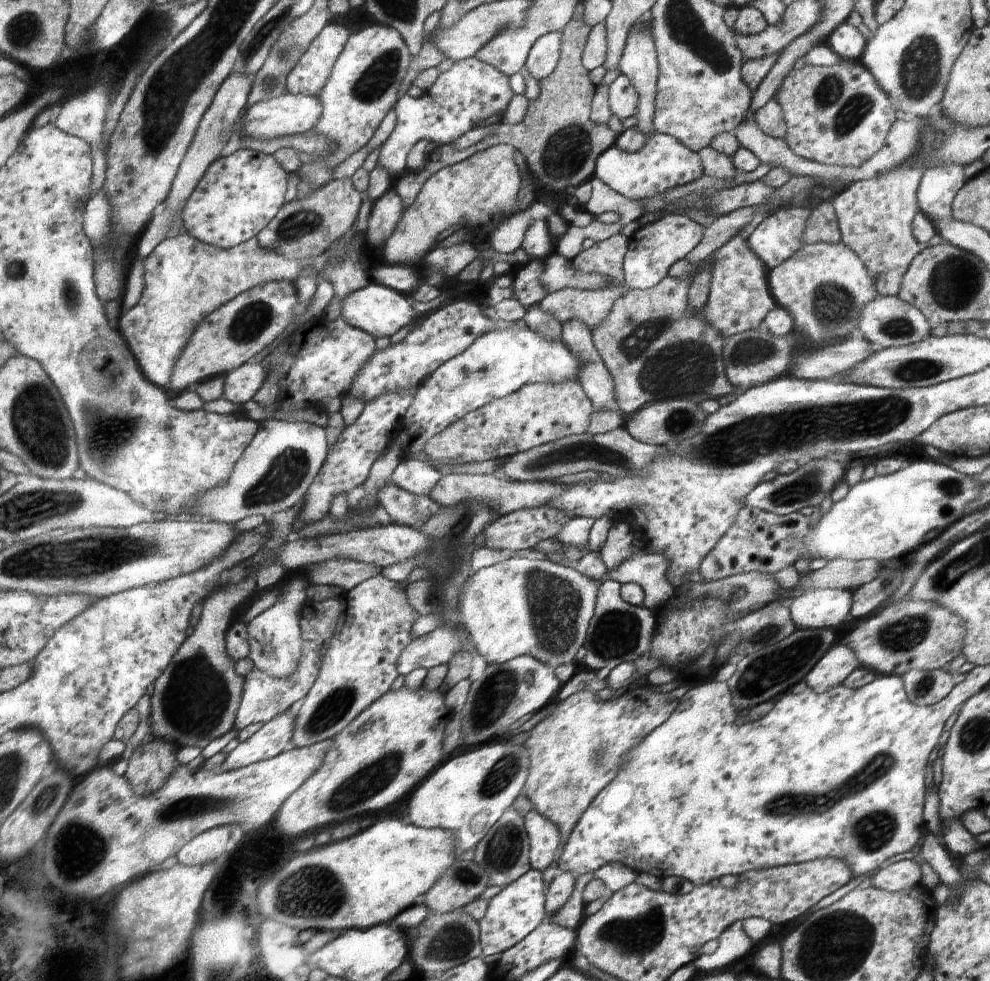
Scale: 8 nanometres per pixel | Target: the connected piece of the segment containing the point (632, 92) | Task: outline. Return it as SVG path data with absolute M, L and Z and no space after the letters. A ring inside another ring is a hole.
M620 74L608 87L610 112L621 120L634 116L639 106L639 94L629 77Z

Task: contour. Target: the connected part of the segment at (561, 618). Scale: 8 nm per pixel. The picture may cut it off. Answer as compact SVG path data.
M516 556L483 567L472 576L464 599L457 606L461 615L459 625L468 632L477 654L483 656L488 664L507 663L517 656L528 655L555 669L560 665L570 664L576 652L586 642L586 630L590 630L588 626L591 626L590 620L592 614L595 614L596 592L599 592L602 582L587 578L574 566L563 565L547 558Z

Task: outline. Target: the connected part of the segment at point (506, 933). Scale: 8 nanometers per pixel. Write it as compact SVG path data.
M530 868L526 874L514 880L489 900L488 910L484 918L478 922L481 956L486 958L494 954L503 954L515 947L544 920L546 911L546 888L544 888L542 872Z

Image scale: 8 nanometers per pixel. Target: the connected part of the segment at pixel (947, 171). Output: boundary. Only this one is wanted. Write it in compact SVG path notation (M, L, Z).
M942 162L925 168L916 192L918 212L924 213L935 226L952 220L951 204L956 193L964 186L962 164Z

